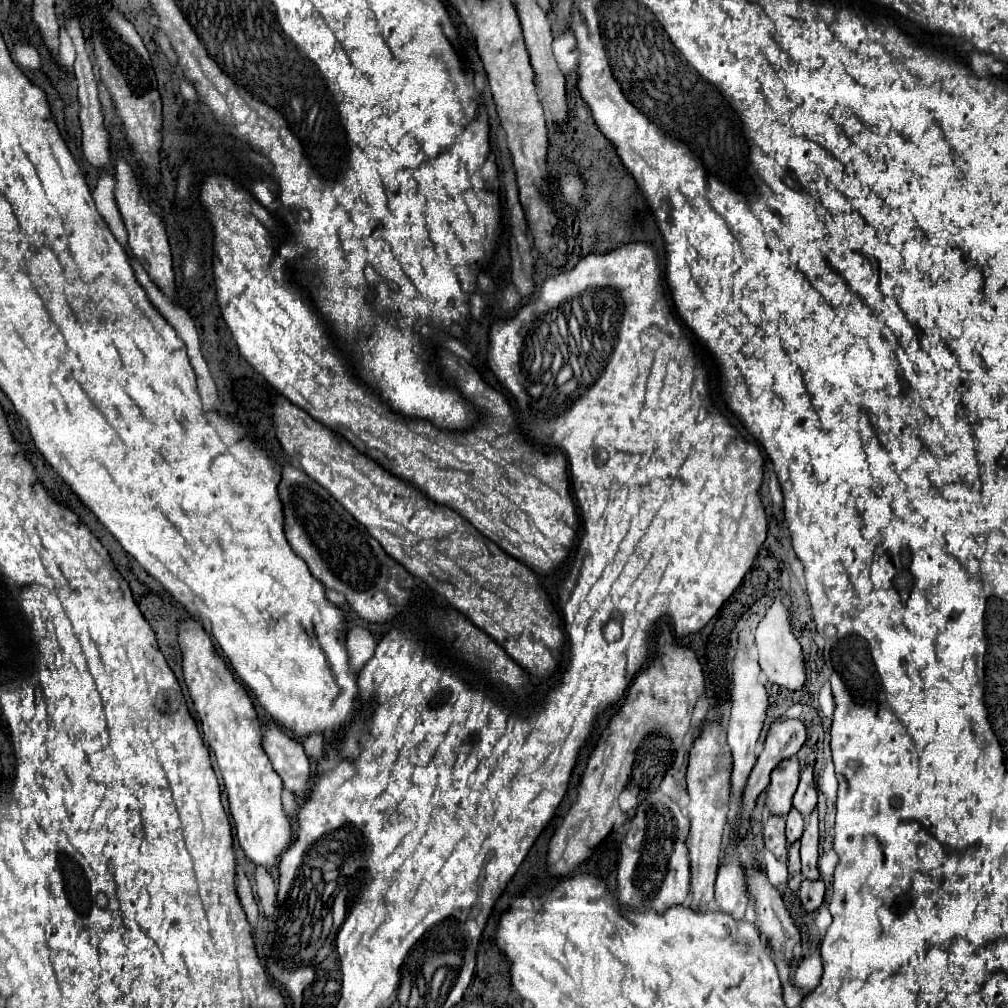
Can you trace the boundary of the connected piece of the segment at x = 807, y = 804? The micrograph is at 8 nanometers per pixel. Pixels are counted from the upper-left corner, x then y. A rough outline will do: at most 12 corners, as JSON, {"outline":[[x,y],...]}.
{"outline":[[813,768],[801,772],[793,808],[807,818],[817,806]]}

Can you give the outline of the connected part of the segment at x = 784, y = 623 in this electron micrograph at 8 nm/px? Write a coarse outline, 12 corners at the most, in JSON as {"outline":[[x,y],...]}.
{"outline":[[777,598],[759,622],[759,666],[771,684],[805,684],[803,652]]}

